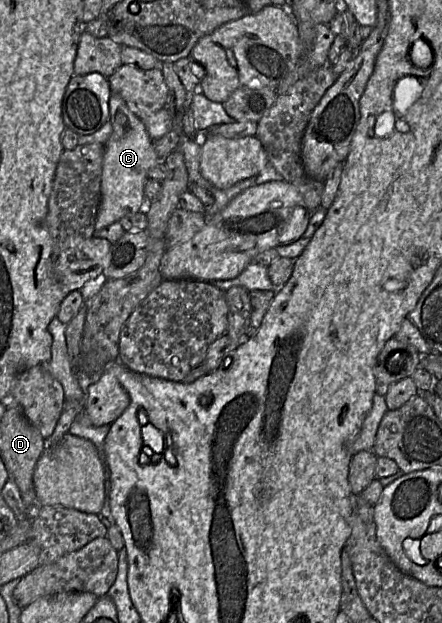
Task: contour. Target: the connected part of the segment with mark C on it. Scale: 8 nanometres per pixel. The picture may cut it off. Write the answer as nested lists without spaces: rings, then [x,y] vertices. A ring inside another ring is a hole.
[[[111,93],[109,98],[109,121],[112,124],[112,133],[104,145],[101,200],[95,230],[101,230],[120,221],[129,213],[145,209],[144,185],[149,178],[148,171],[159,160],[153,145],[154,140],[149,137],[142,120],[129,110],[119,95],[114,93]]]

